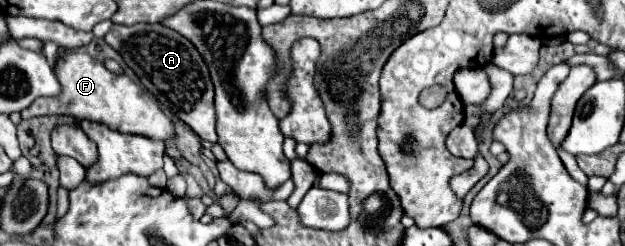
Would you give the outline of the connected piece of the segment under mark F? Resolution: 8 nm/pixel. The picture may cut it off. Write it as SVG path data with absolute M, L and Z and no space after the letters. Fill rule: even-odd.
M64 51L58 55L54 73L60 81L60 97L42 97L36 99L30 107L22 111L22 119L38 115L72 115L74 119L90 119L104 123L114 131L144 135L150 139L170 141L174 137L174 125L168 115L162 111L160 101L141 83L132 81L128 75L112 73L104 67L102 61L90 57L82 51Z

